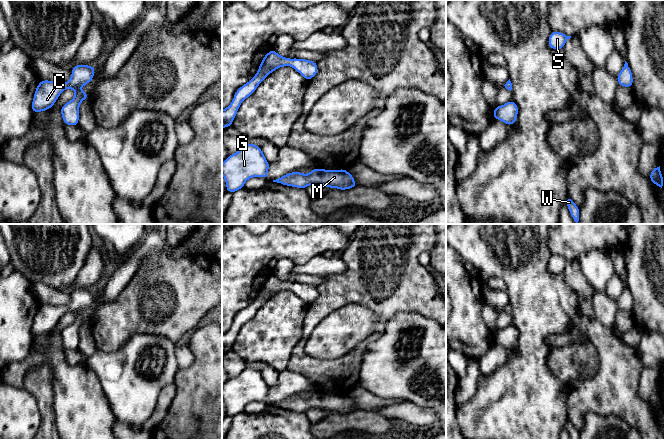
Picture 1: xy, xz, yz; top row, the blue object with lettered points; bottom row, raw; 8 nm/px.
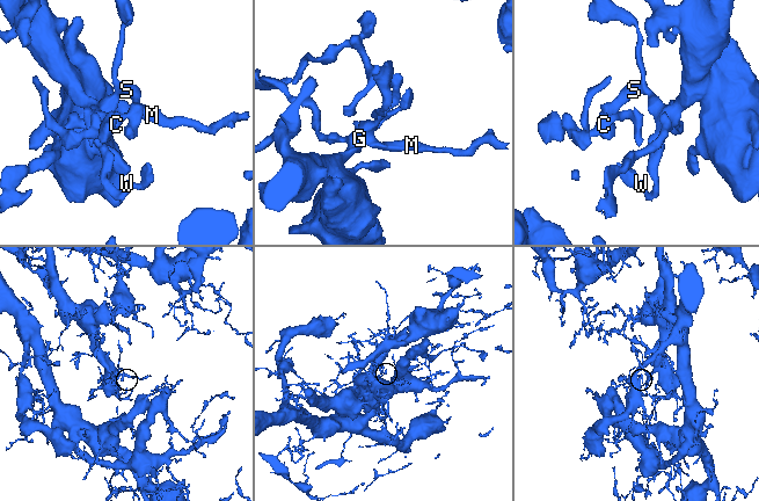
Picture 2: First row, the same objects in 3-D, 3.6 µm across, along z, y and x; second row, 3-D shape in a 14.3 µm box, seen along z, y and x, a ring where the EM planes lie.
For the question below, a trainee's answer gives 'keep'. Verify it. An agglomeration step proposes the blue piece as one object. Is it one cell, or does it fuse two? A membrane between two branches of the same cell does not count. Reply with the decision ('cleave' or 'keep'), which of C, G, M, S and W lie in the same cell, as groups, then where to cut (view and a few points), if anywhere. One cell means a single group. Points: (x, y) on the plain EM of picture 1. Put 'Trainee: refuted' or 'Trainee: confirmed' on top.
Trainee: confirmed
keep; C G M S W; no cut

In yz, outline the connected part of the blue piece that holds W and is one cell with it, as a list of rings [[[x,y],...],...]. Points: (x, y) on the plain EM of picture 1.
[[[569,420],[565,424],[565,427],[566,427],[571,439],[580,439],[579,432],[577,431],[577,429],[573,426],[573,424]]]

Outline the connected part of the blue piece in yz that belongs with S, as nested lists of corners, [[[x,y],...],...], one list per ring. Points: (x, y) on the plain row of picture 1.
[[[552,255],[548,263],[548,269],[553,274],[562,274],[566,265],[570,262],[571,260],[567,260],[564,257]]]

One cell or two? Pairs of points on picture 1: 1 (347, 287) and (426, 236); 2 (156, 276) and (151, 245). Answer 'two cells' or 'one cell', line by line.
1: one cell
2: two cells

